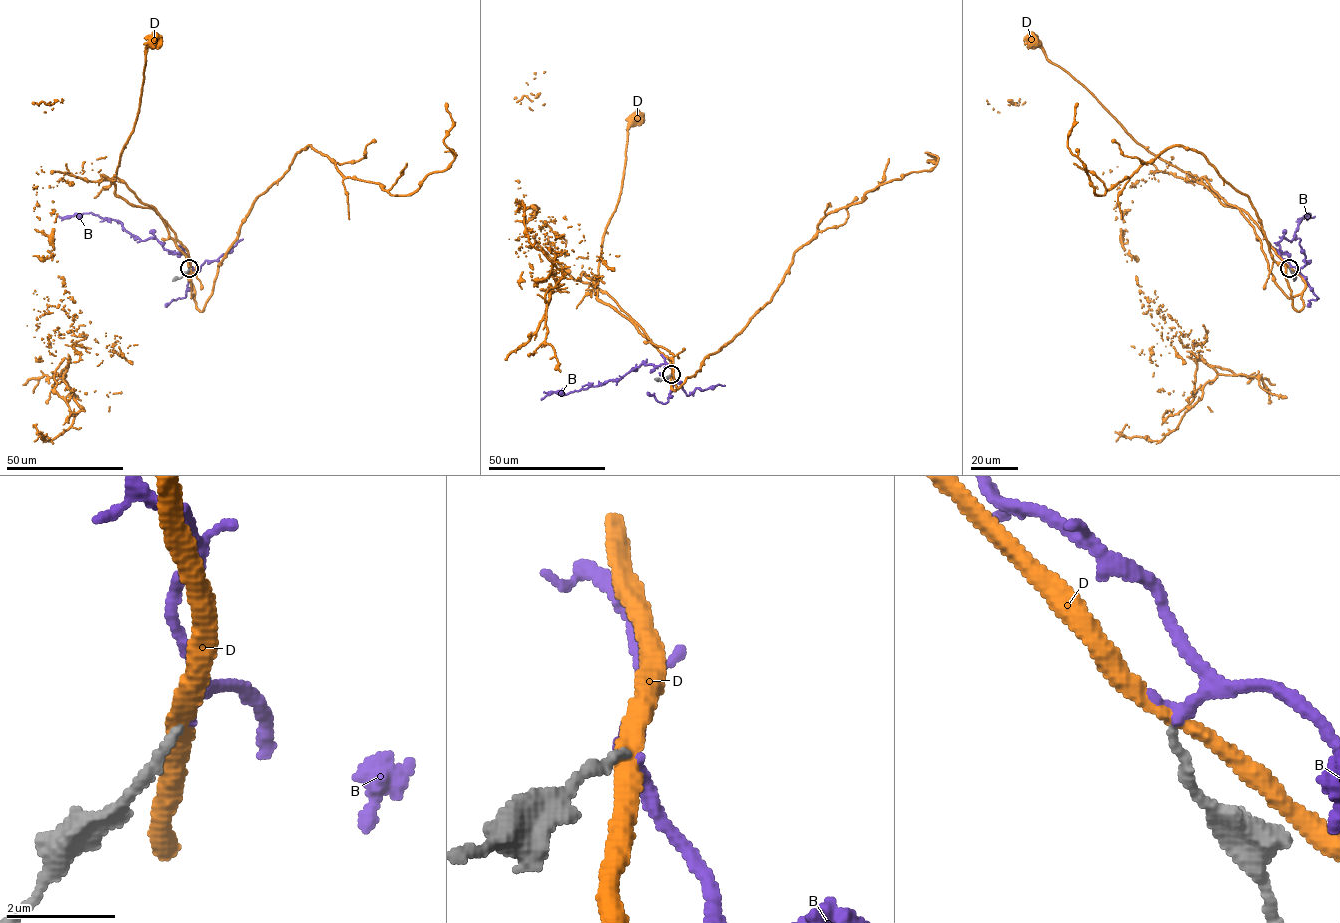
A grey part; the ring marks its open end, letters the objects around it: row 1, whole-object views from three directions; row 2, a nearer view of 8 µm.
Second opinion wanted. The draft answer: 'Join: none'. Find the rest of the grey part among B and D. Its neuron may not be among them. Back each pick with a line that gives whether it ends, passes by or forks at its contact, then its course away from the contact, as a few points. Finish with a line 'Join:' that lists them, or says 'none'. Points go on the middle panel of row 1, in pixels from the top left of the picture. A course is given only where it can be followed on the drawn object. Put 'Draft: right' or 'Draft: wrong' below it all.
B: it passes by; it runs (671, 375), (672, 370), (666, 363), (641, 363), (619, 379), (561, 394), (550, 392), (541, 399)
Join: B
Draft: wrong

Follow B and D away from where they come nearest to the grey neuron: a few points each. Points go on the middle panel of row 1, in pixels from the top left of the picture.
B: (671, 375), (672, 370), (666, 363), (641, 363), (619, 379), (561, 394), (550, 392), (541, 399)
D: (671, 375), (669, 359), (606, 293), (595, 286), (603, 234), (621, 191), (627, 128), (637, 118)

